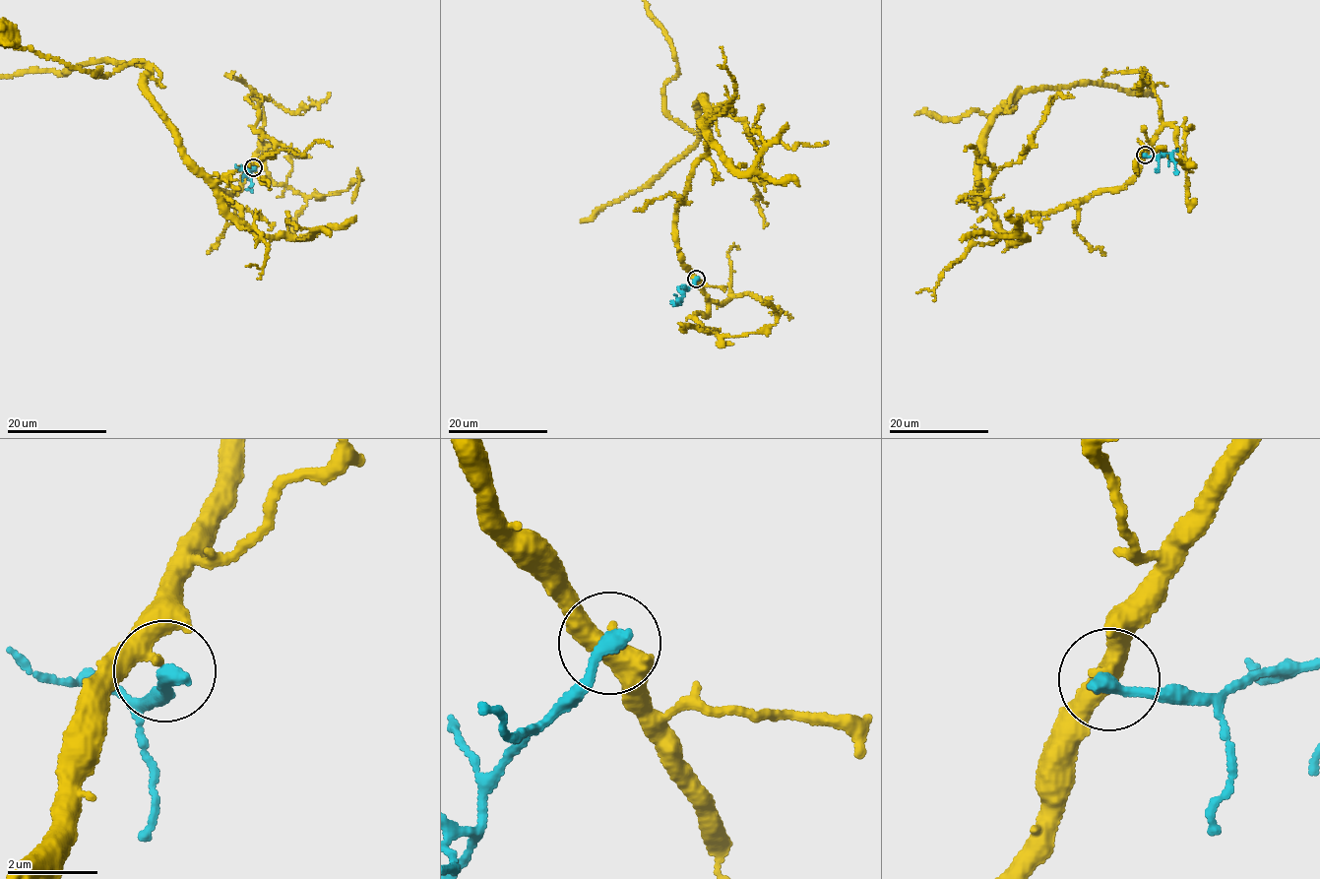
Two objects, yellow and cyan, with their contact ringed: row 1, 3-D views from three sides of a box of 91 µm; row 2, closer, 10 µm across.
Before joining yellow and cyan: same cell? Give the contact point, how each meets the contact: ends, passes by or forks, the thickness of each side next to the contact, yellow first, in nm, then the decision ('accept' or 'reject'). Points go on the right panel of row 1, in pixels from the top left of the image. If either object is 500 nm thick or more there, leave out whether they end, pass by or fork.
place (1145, 155); yellow passes by; cyan ends; calibres 320 and 360 nm; reject

